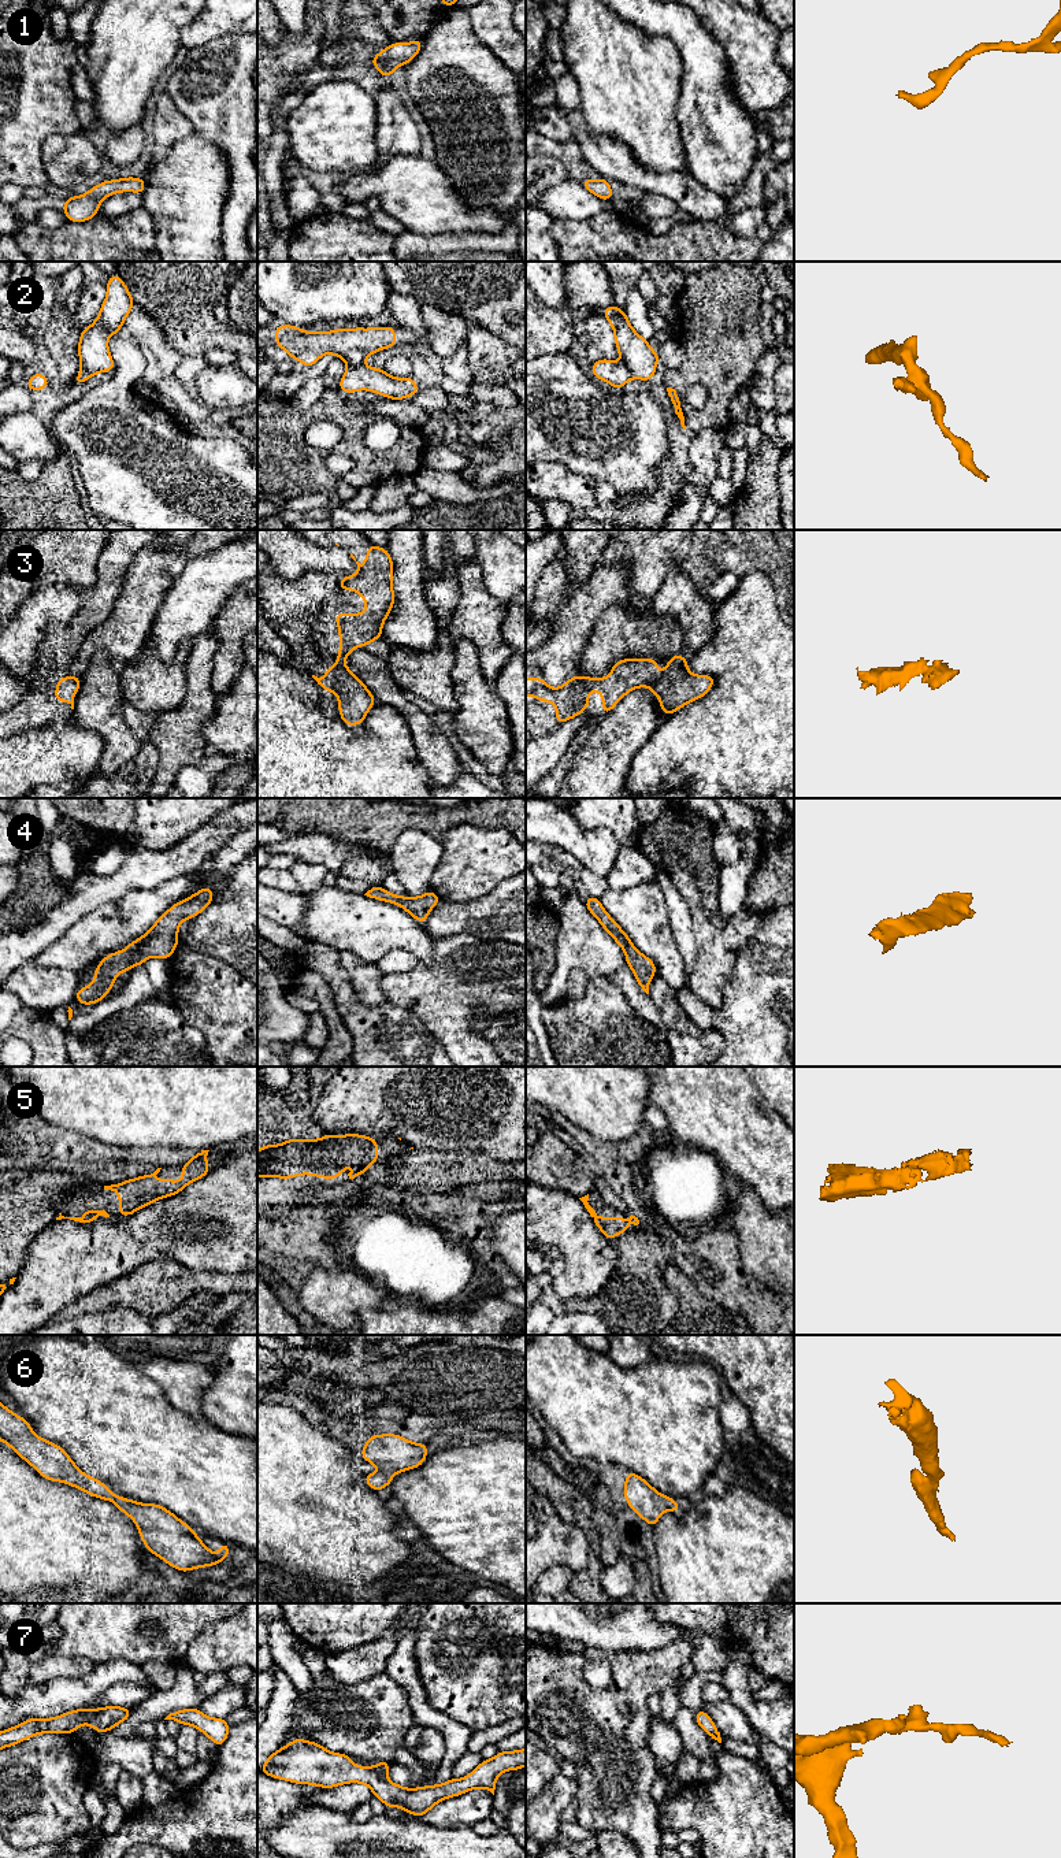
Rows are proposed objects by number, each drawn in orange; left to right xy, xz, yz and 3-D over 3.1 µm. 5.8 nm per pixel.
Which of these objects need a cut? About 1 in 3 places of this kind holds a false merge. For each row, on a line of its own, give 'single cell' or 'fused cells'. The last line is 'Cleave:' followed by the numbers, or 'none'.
1: single cell
2: fused cells
3: fused cells
4: single cell
5: single cell
6: single cell
7: single cell
Cleave: 2, 3

